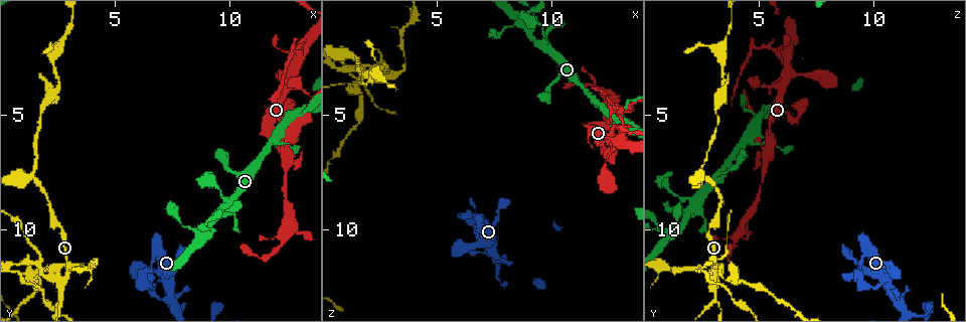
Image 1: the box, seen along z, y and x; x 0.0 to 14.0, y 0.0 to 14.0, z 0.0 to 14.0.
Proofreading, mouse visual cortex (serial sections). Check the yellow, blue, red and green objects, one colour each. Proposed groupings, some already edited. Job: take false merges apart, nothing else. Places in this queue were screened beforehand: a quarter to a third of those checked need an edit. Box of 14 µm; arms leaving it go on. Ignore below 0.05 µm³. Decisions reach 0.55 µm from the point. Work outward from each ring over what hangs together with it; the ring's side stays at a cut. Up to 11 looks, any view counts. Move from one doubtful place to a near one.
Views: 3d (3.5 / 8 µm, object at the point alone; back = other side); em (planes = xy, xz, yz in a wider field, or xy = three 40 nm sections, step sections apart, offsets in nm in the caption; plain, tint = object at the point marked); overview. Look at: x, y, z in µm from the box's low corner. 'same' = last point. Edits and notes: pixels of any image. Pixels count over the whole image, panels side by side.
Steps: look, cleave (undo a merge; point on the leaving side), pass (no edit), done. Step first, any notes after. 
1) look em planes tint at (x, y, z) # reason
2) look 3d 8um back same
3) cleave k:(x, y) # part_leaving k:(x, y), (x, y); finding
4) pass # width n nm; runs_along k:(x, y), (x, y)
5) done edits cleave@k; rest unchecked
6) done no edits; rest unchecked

look 3d 3.5um at (9.9, 8.9, 2.2) # four arms meet

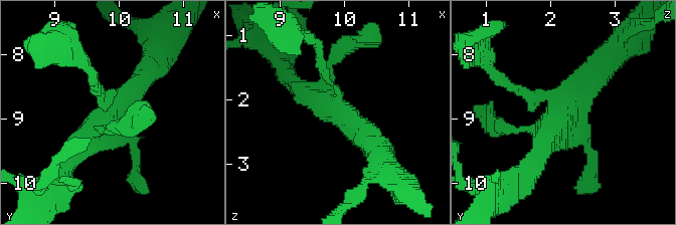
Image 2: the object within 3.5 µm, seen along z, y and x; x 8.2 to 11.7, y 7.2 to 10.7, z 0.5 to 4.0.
look em xy step 5 tint at (9.90, 8.90, 2.25)

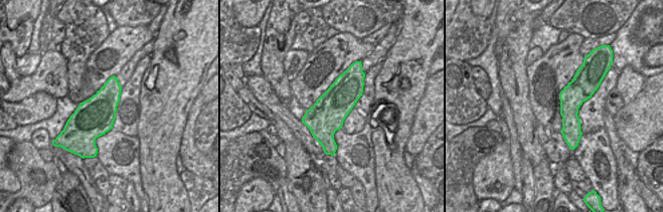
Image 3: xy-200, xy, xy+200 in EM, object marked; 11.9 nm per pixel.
pass # runs_along 2:(150, 66), (138, 87), (69, 159); one cell here

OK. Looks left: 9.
look 3d 3.5um at (6.6, 11.8, 9.3) # calibre changes

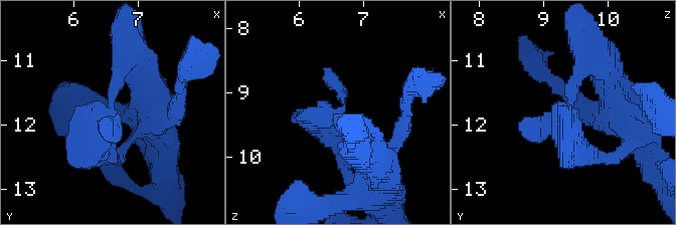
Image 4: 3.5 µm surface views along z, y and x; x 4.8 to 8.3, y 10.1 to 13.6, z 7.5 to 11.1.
look em xy step 2 tint at (6.55, 11.75, 9.40) # shape alone is not enough

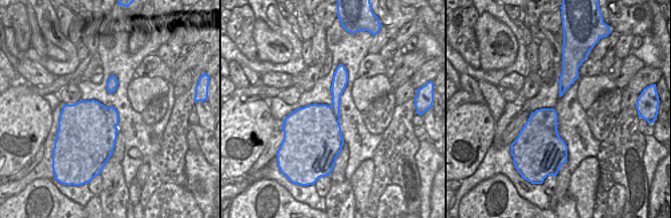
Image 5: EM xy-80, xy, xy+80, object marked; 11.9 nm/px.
look em xy step 5 tint same

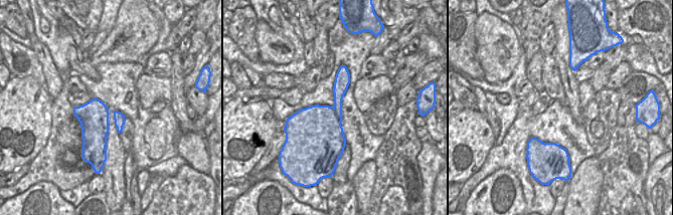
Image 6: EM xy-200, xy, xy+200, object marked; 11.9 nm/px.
pass # runs_along 4:(599, 61), (580, 71), (557, 121), (522, 121); one cell here

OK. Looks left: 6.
look 3d 3.5um at (12.5, 3.7, 5.1) # a narrow waist

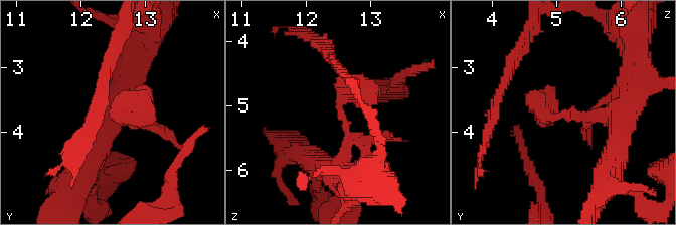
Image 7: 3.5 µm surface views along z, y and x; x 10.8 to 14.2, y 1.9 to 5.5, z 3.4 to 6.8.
look em planes tint at (12.50, 3.75, 4.95) # need the tissue

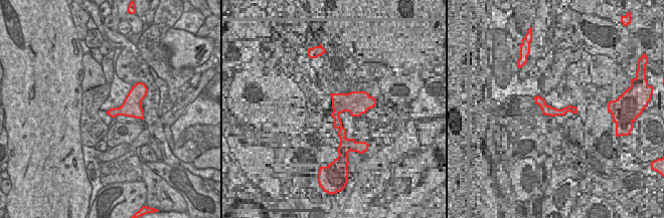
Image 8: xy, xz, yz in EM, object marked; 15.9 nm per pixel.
pass # runs_along 7:(622, 114), (547, 117), (555, 88); all the same cell

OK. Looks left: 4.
look 3d 8um at (1.4, 7.6, 2.5) # branch point

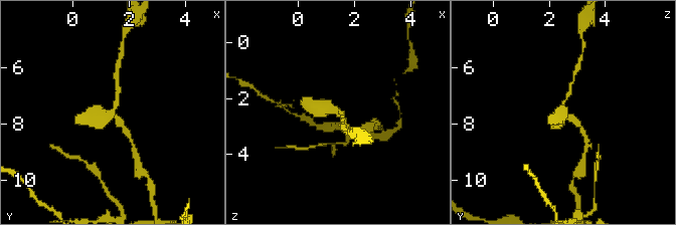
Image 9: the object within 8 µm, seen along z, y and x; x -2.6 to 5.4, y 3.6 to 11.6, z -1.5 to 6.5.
look em planes tint at (1.4, 7.6, 2.6) # arms 3; arm_widths 150, 150, 500 nm

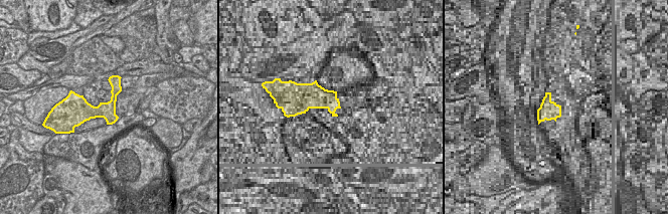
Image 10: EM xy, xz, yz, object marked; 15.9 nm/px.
pass # width 280 nm; runs_along 9:(582, 130), (562, 113), (570, 86); all the same cell

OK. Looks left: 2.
look 3d 3.5um at (2.6, 3.8, 3.5) # calibre changes

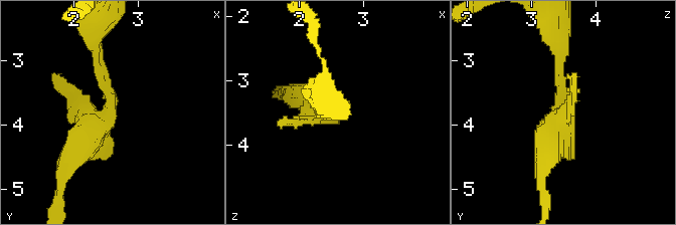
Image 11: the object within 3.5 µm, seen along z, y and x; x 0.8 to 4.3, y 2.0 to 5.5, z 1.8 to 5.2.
look em xy step 2 tint at (2.55, 3.70, 3.45) # need the tissue

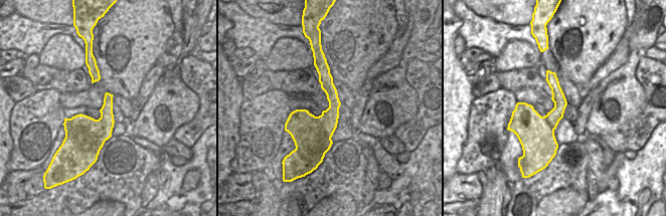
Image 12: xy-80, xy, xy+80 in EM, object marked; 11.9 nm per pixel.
pass # width 300 nm; runs_along 11:(70, 160), (110, 109), (95, 45); all the same cell

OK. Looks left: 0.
done no edits; rest unchecked

